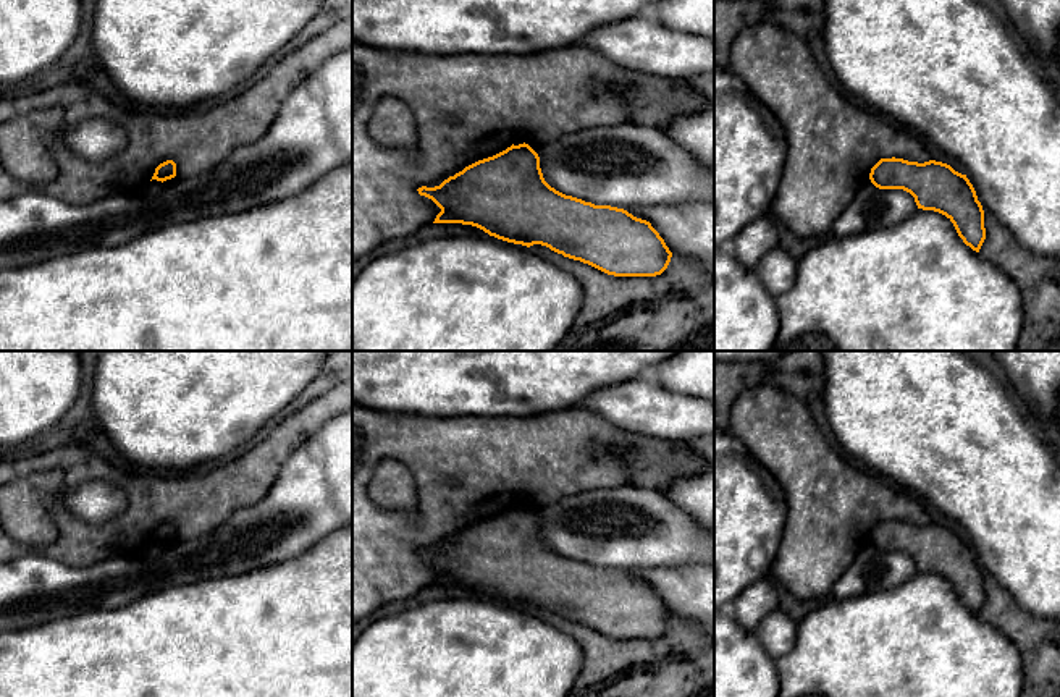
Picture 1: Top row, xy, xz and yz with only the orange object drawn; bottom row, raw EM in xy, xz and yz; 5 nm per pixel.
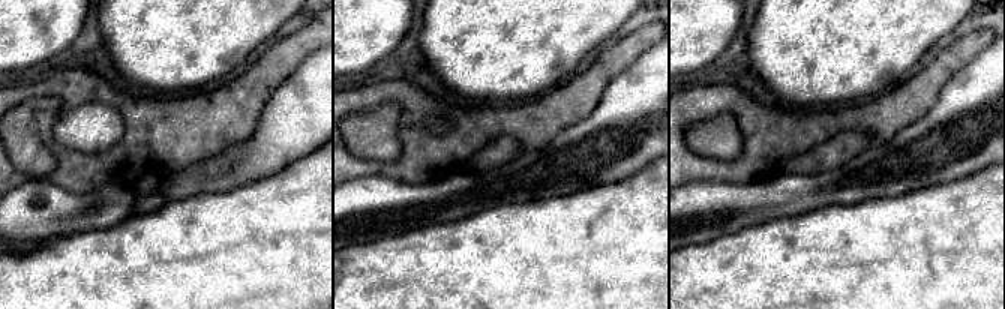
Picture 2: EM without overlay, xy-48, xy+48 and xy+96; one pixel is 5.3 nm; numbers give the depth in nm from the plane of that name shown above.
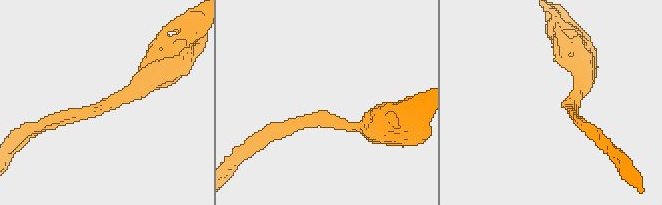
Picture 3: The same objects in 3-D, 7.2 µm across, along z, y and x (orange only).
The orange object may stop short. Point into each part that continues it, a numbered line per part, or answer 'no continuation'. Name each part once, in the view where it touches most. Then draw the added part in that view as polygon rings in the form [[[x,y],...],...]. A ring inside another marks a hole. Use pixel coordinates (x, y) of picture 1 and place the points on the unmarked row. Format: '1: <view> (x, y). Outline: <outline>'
no continuation

